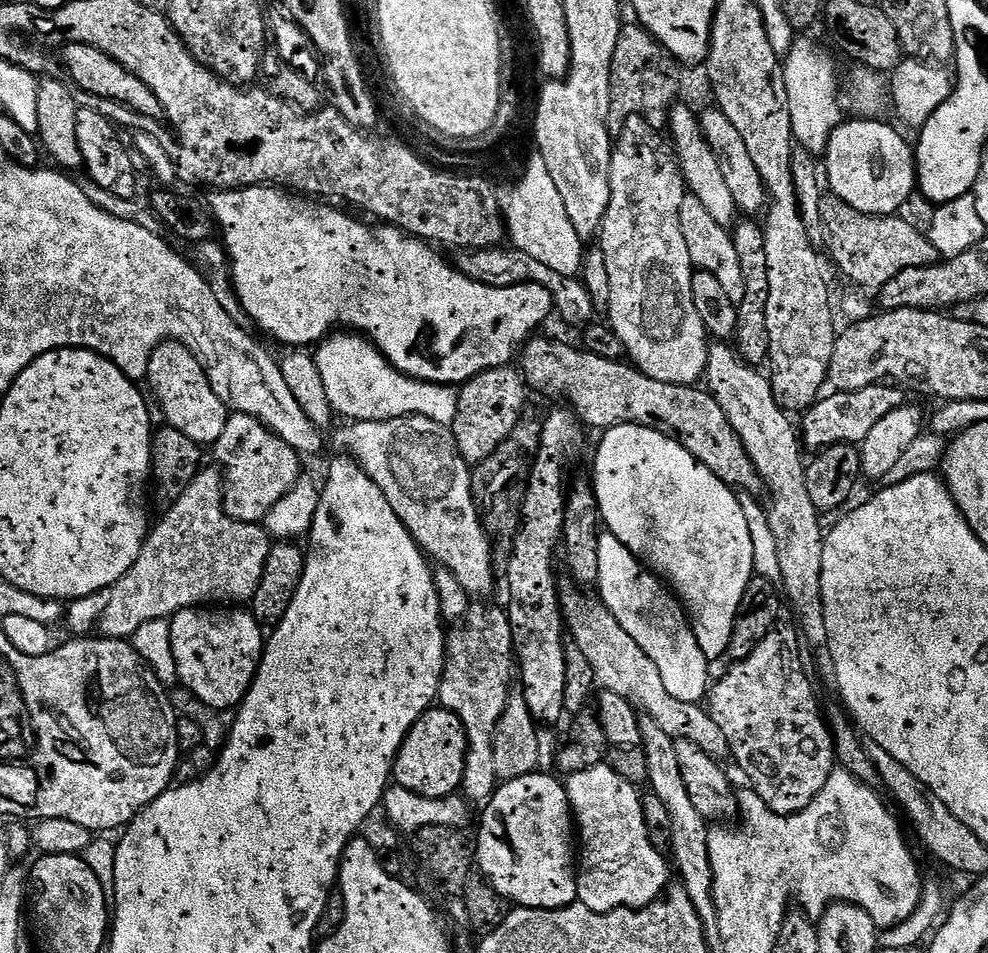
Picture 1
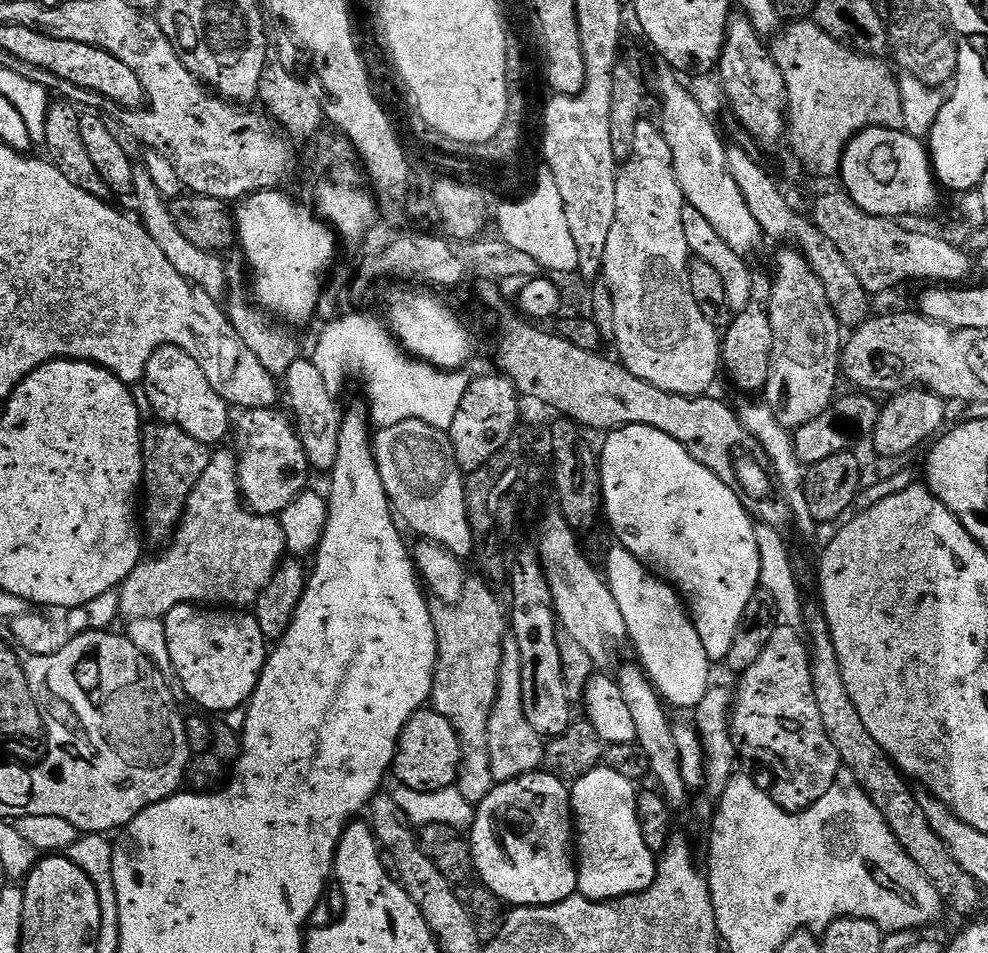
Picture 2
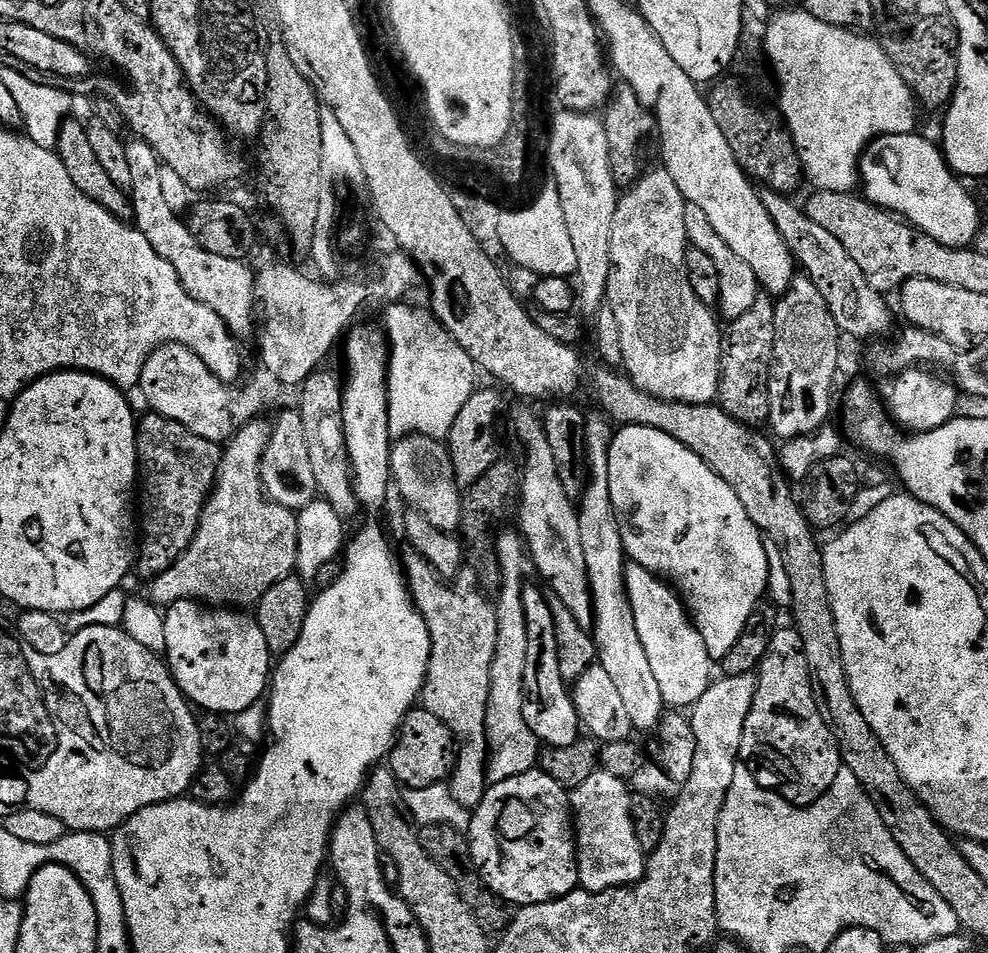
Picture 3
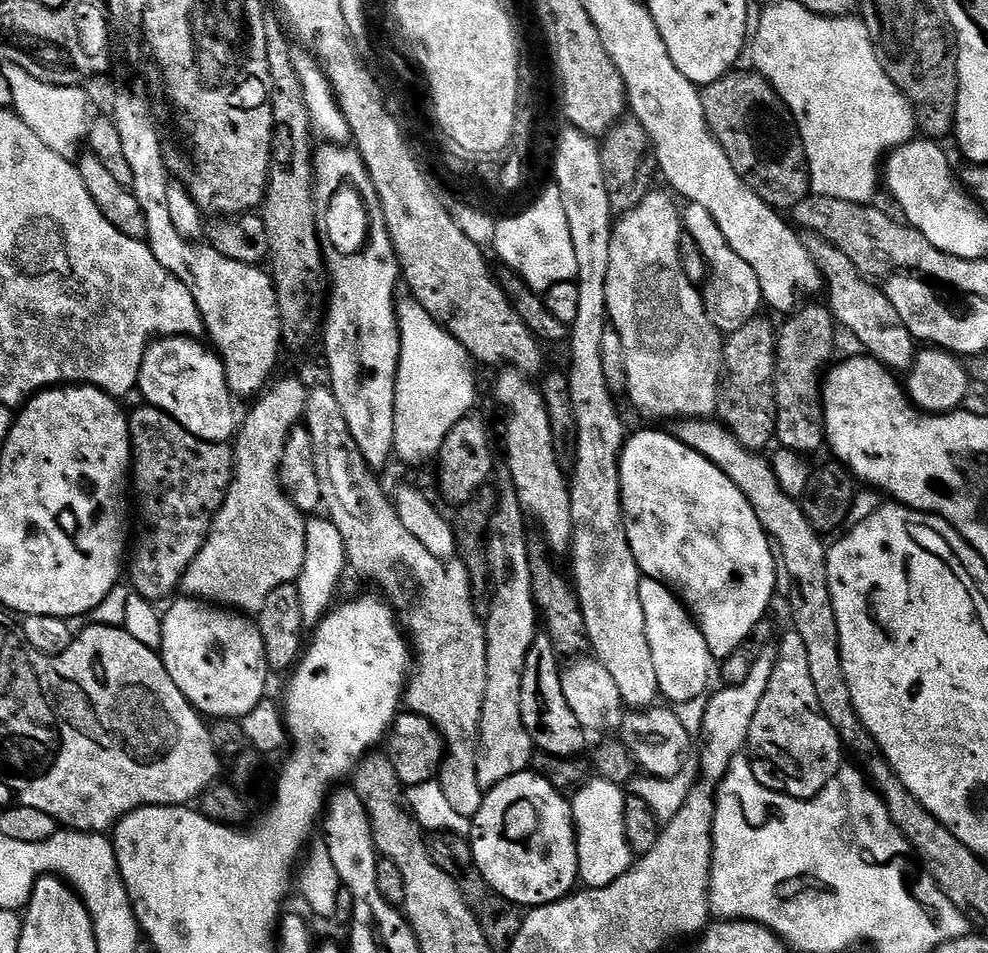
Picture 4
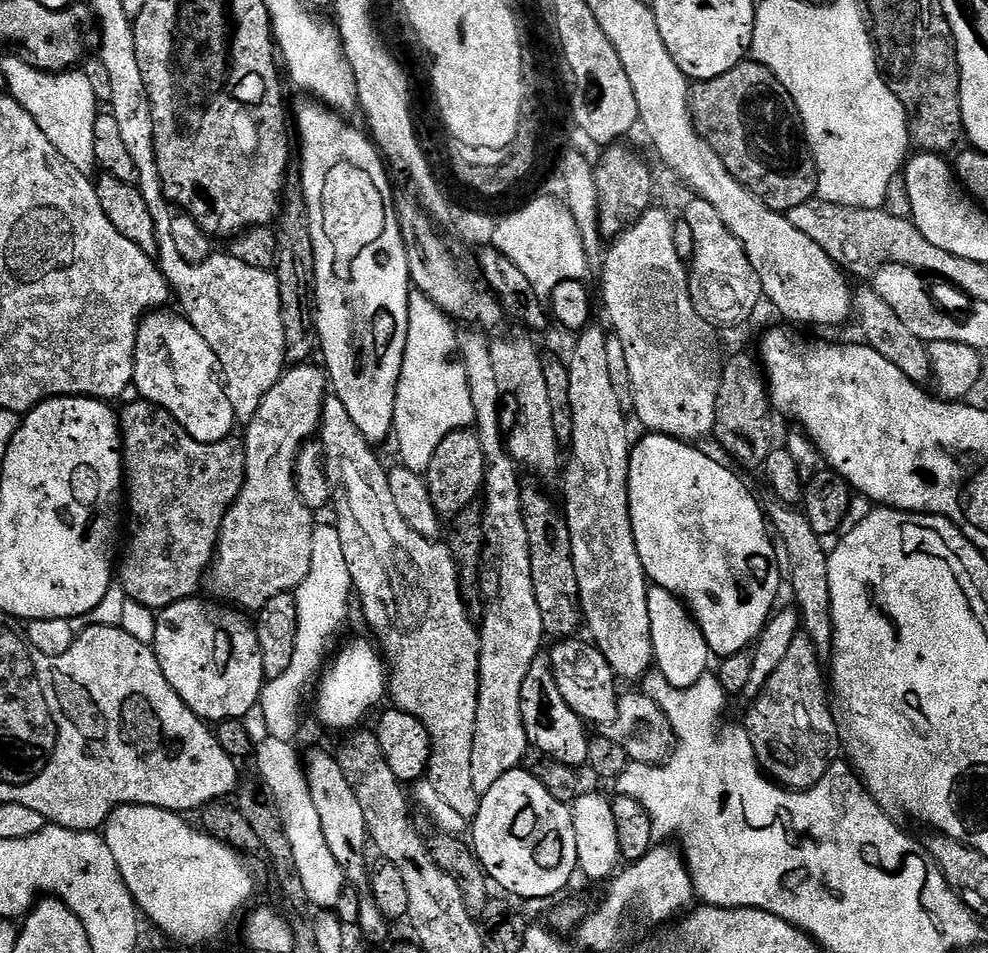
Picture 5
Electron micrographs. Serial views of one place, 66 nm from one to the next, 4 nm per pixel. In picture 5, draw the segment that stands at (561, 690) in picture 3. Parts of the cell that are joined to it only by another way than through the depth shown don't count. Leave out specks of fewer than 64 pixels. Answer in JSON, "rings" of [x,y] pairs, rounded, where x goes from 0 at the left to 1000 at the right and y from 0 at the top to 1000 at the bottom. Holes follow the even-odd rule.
{"rings":[[[548,686],[540,690],[536,699],[536,707],[532,707],[532,716],[528,716],[528,758],[534,771],[534,780],[541,788],[553,791],[557,795],[565,795],[565,800],[573,800],[573,804],[584,808],[595,801],[596,765],[577,741],[573,741],[573,732],[565,725],[565,716],[561,716],[559,706],[559,689]]]}

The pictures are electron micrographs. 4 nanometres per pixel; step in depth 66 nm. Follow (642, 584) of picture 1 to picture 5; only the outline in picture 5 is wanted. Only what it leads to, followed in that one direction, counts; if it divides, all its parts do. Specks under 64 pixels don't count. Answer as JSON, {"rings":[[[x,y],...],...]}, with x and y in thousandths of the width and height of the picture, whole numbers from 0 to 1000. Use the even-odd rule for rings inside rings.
{"rings":[[[657,616],[656,635],[658,636],[658,665],[660,666],[660,690],[663,704],[669,705],[683,722],[697,722],[706,711],[718,708],[717,675],[711,661],[700,648],[700,643],[678,619]]]}

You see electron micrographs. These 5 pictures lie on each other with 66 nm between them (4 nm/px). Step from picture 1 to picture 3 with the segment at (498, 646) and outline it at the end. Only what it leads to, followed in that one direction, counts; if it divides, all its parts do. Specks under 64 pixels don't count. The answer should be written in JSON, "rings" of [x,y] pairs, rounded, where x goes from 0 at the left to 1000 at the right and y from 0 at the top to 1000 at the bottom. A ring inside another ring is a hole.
{"rings":[[[420,581],[408,584],[407,596],[411,601],[413,623],[421,639],[429,645],[437,675],[427,741],[435,745],[435,749],[447,753],[462,775],[462,806],[455,815],[455,826],[464,845],[481,850],[496,826],[492,741],[496,732],[496,699],[504,674],[502,640],[476,595],[467,596],[456,611],[445,605]]]}

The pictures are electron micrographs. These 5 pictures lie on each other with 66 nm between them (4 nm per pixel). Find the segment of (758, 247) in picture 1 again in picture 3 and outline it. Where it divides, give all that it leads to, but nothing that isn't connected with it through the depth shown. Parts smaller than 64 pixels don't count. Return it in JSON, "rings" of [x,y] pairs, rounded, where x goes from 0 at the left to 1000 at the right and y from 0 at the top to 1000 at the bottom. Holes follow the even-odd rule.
{"rings":[[[771,308],[751,329],[751,334],[740,337],[731,348],[731,380],[729,381],[729,409],[727,412],[727,427],[739,434],[749,445],[758,447],[776,446],[779,434],[779,413],[776,409],[777,385],[783,367],[783,332],[786,316],[782,312]]]}

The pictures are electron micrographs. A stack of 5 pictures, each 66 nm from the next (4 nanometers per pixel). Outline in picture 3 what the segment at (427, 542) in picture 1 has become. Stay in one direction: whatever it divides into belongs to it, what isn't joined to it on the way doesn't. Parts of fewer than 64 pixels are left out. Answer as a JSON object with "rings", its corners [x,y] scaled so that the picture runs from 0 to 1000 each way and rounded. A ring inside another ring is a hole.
{"rings":[[[406,458],[397,467],[397,508],[414,534],[425,537],[443,556],[461,559],[466,552],[468,514],[462,506],[452,465],[439,458]]]}

